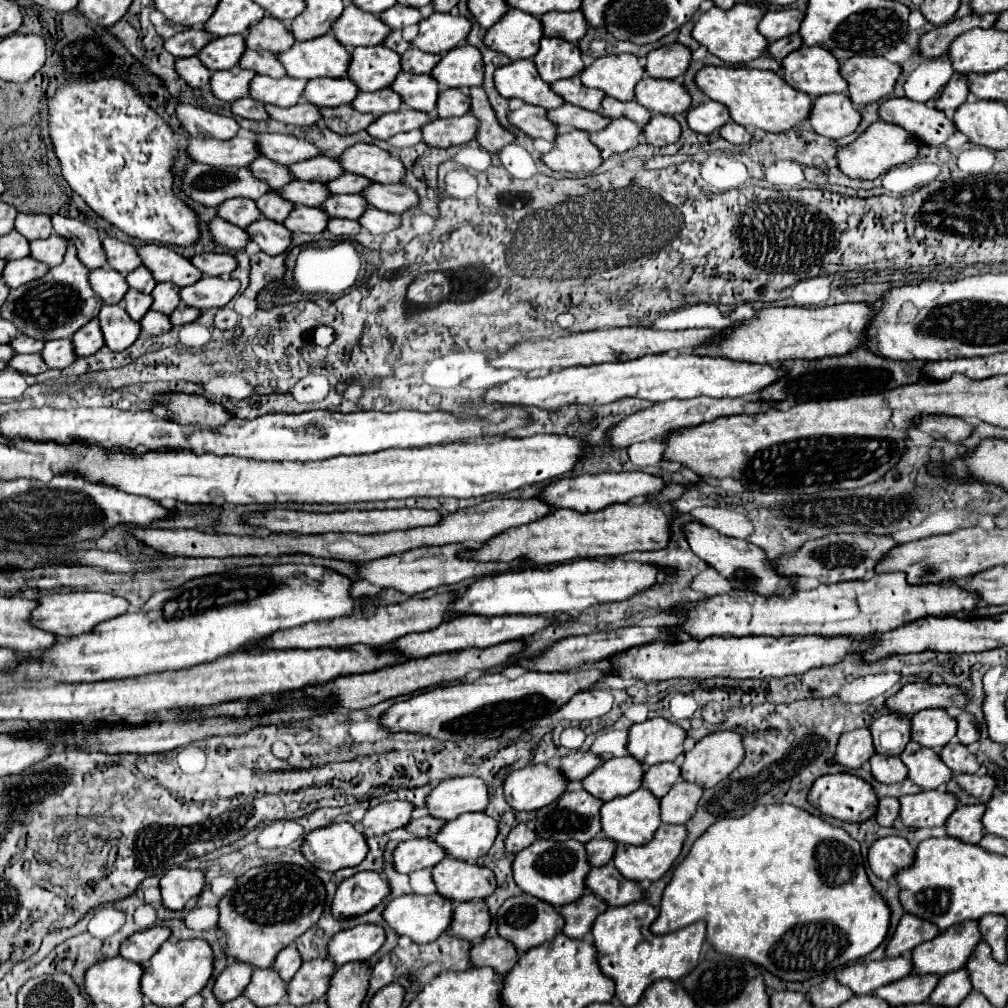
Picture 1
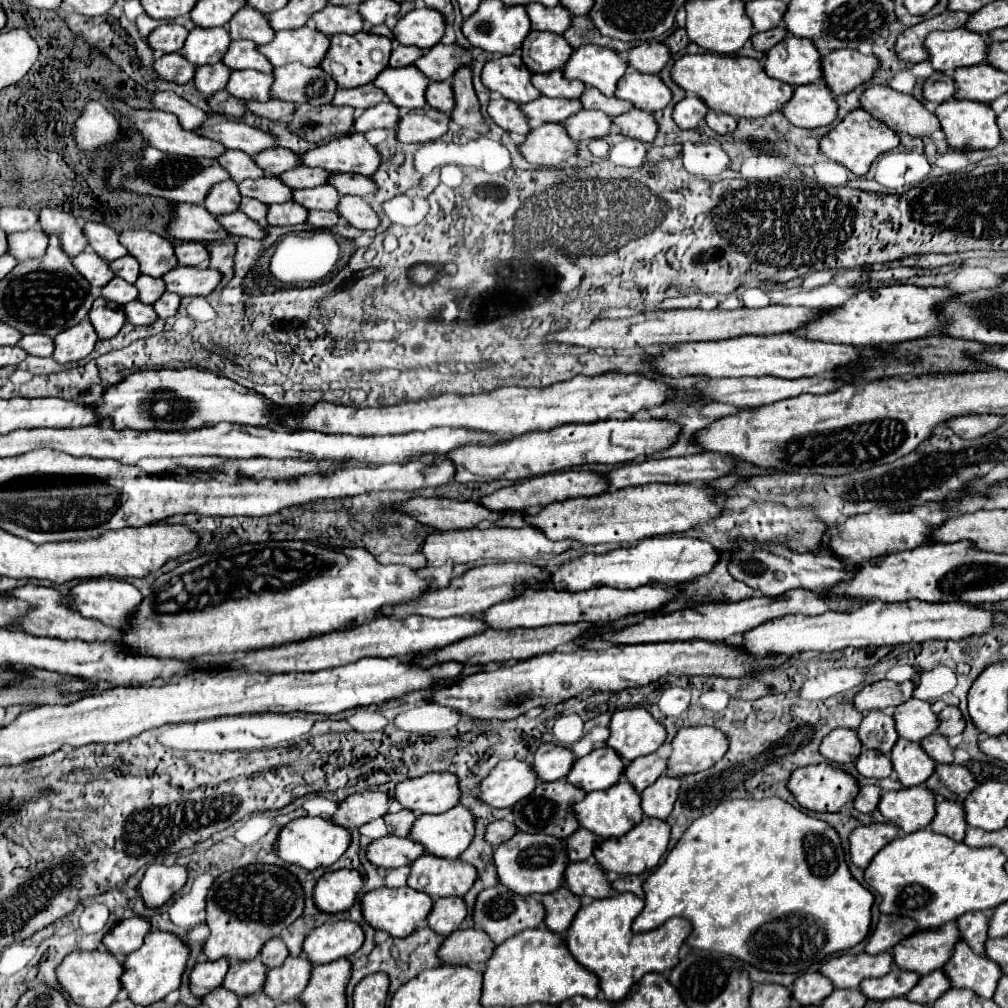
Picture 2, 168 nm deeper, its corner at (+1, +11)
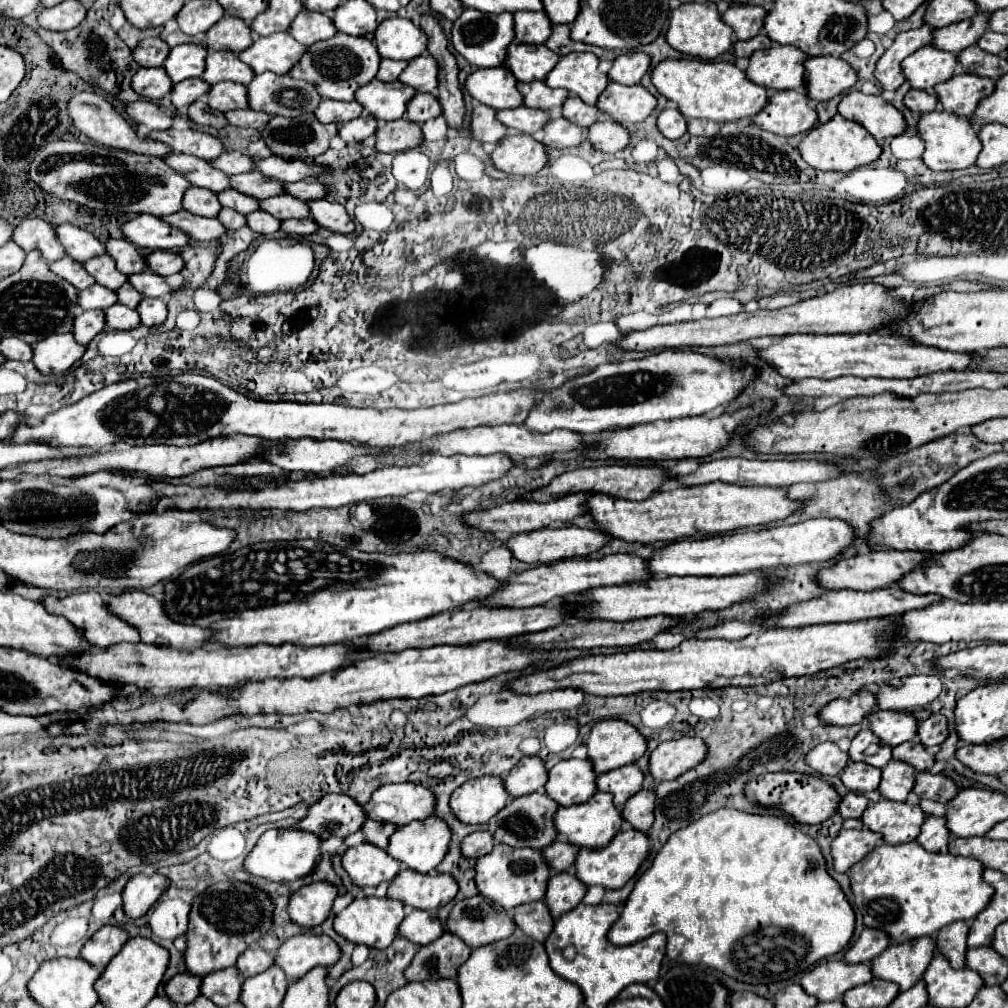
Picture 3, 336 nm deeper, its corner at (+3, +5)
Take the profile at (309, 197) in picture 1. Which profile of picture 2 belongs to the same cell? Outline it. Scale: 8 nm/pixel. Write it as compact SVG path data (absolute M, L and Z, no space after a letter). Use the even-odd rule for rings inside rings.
M265 175L261 179L245 179L239 183L239 193L243 197L251 197L257 199L265 205L273 205L273 203L285 203L289 201L293 189L289 189L287 185L281 185L281 181L277 181L275 175Z

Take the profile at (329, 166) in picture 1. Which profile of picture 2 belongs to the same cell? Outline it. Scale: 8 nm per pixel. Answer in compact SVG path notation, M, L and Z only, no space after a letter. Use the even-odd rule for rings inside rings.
M275 147L275 149L259 151L253 159L255 159L255 165L259 165L265 171L265 175L277 175L277 173L283 173L285 169L299 167L297 157L299 155L289 151L289 149Z

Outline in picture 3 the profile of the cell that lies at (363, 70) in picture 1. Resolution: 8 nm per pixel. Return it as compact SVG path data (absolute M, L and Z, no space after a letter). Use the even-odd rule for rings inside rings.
M337 33L327 41L317 41L309 47L309 51L301 57L301 61L289 71L291 77L303 79L317 85L317 91L323 99L337 101L353 101L355 91L375 79L381 63L381 55L375 43L367 37L353 37L345 33Z

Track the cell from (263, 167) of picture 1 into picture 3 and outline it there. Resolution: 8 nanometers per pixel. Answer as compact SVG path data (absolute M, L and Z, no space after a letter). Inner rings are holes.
M169 155L163 159L171 169L183 173L193 185L197 187L205 187L211 189L215 193L231 189L231 183L227 183L229 175L223 175L223 171L211 167L209 161L199 159L199 157L191 157L191 155Z

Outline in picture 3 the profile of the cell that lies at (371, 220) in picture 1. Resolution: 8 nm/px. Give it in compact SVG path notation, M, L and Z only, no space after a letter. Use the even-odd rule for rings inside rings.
M315 199L309 201L309 207L311 207L311 219L317 221L321 227L343 235L355 231L355 223L341 203L329 199Z

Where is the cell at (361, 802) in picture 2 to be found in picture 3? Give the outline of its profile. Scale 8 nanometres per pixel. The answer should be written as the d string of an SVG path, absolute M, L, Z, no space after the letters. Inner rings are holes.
M325 795L317 801L309 815L299 821L295 827L311 831L321 839L329 837L347 837L353 831L359 831L367 819L363 805L349 795Z

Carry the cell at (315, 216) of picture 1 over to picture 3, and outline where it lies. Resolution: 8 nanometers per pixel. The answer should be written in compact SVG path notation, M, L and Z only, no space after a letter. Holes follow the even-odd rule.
M253 211L247 215L247 225L255 231L255 233L261 233L261 235L271 235L275 231L279 231L281 227L281 219L275 219L271 213L267 211Z

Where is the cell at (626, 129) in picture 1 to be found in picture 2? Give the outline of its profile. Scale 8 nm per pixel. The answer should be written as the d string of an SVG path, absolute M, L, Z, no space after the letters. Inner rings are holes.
M579 111L565 121L565 131L573 141L601 139L611 129L611 117L601 111Z

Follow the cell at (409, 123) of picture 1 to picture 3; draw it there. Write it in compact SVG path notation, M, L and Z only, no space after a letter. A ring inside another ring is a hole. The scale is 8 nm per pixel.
M365 113L365 115L361 115L361 117L353 119L353 121L347 121L347 123L343 123L339 127L339 135L347 143L363 141L369 135L375 135L375 131L377 131L377 119L373 115L369 115L369 113Z

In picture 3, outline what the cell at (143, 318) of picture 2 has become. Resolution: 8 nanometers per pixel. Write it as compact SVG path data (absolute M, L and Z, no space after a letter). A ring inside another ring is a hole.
M115 305L115 307L109 307L105 311L105 317L107 317L107 329L117 329L117 331L129 331L129 329L135 329L141 325L141 319L139 319L139 313L131 307L123 307L123 305Z

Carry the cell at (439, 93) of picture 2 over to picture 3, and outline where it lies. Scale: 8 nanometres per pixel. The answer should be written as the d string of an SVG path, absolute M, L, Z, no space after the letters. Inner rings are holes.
M415 93L415 97L407 103L407 119L415 123L425 123L429 119L439 117L439 99L431 93Z

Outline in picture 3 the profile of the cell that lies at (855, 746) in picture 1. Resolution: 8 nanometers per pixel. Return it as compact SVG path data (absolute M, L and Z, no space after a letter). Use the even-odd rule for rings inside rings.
M831 741L819 743L807 753L805 759L819 775L839 775L849 763L849 755Z

